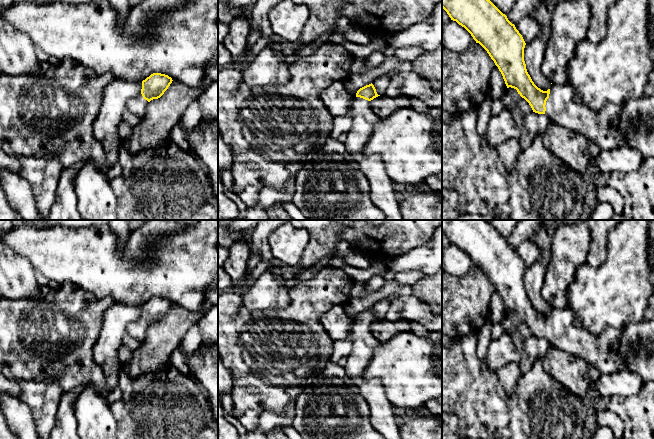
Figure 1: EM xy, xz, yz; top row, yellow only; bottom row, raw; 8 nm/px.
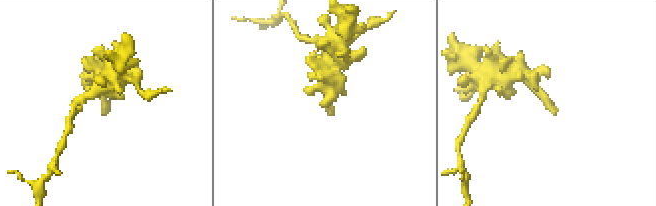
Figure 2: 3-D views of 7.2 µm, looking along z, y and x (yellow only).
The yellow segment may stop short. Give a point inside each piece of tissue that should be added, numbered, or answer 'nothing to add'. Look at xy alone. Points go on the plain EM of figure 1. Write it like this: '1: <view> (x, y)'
1: xy (138, 329)

